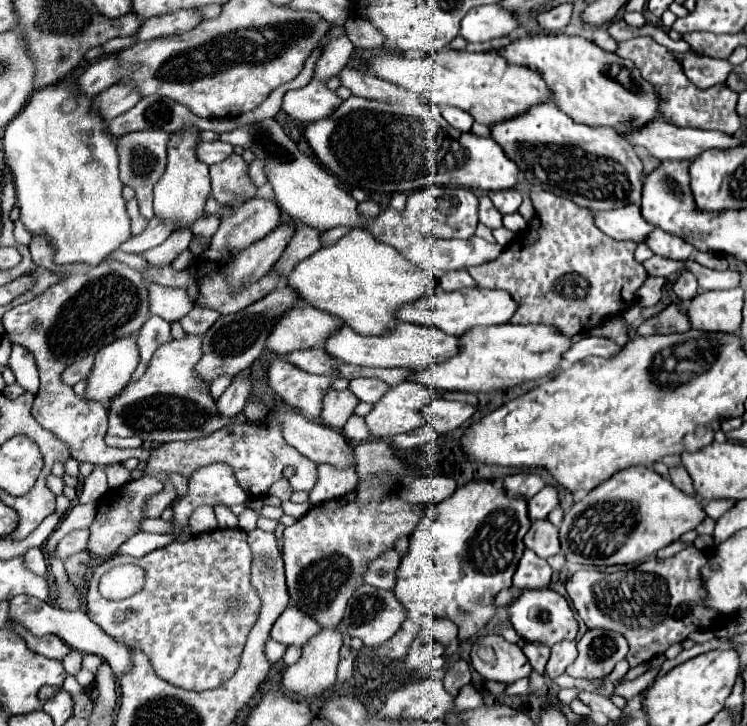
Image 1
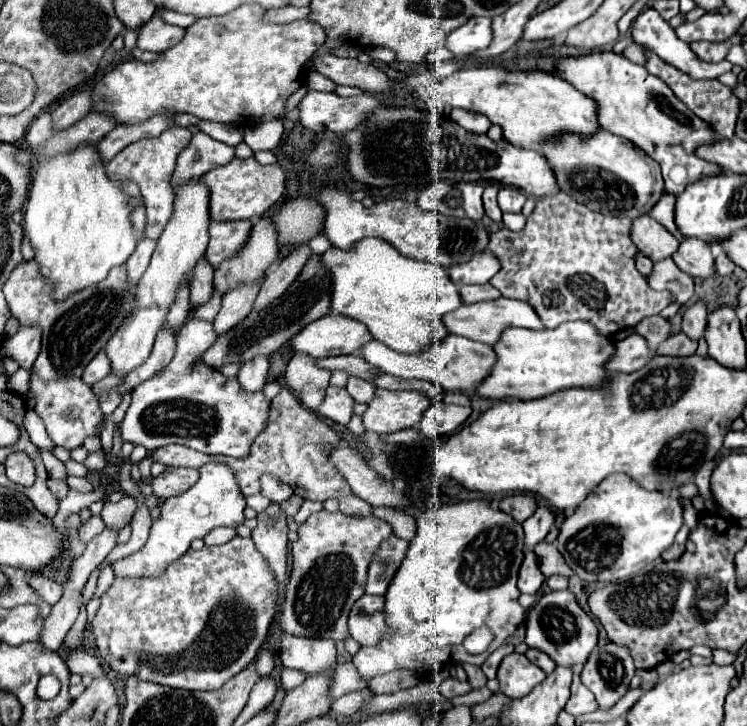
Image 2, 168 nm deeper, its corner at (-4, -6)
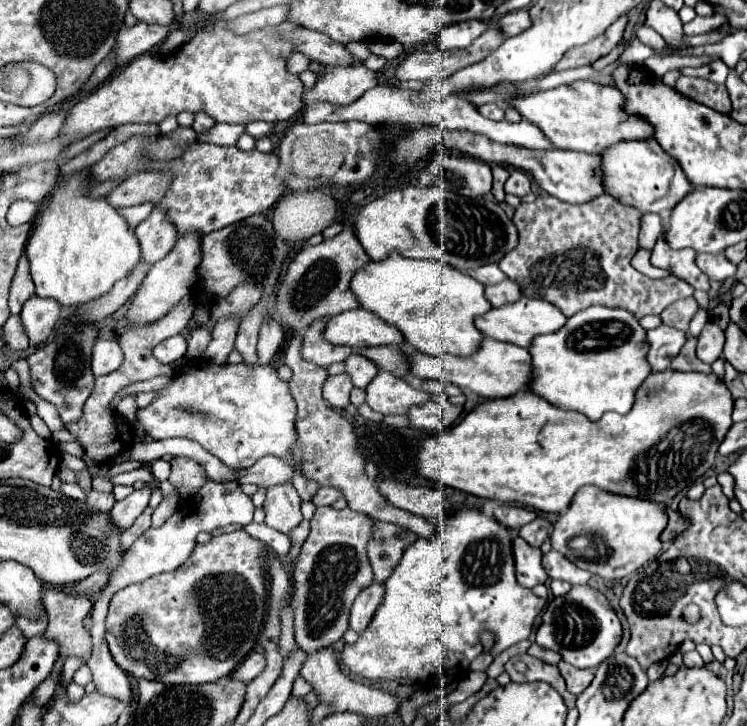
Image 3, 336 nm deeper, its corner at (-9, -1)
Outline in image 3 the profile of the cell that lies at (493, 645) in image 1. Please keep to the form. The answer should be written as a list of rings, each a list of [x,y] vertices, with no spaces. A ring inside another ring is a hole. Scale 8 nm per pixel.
[[[519,654],[505,664],[505,672],[513,682],[547,682],[565,696],[569,708],[575,706],[575,696],[565,690],[565,680],[561,678],[557,666],[545,664],[537,658],[531,658],[529,654]]]

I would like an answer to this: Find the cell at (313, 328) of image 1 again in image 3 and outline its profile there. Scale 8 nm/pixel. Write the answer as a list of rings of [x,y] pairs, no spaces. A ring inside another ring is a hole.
[[[355,308],[347,310],[339,316],[327,320],[323,336],[333,346],[351,346],[351,348],[367,348],[367,346],[383,346],[383,344],[399,344],[403,336],[393,326],[387,326],[371,314],[369,310]]]

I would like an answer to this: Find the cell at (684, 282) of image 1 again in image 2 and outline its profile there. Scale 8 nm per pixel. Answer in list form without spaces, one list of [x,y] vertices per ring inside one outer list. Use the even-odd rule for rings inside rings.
[[[698,301],[696,305],[692,305],[690,309],[686,309],[682,313],[682,331],[692,339],[692,341],[700,341],[704,337],[706,331],[706,305],[702,301]]]

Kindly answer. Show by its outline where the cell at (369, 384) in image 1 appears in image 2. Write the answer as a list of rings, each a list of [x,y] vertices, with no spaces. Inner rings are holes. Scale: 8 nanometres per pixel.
[[[350,377],[346,389],[352,395],[352,399],[358,401],[358,403],[368,403],[374,397],[374,391],[376,391],[376,387],[372,383],[358,379],[358,377]]]

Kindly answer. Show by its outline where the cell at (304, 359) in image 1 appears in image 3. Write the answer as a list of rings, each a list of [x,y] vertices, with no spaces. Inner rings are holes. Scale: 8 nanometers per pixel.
[[[377,346],[377,348],[363,348],[357,350],[357,354],[365,356],[367,360],[375,362],[375,366],[379,370],[391,372],[399,378],[403,378],[405,374],[409,374],[409,364],[405,362],[403,354],[399,354],[399,350],[395,350],[393,346]]]

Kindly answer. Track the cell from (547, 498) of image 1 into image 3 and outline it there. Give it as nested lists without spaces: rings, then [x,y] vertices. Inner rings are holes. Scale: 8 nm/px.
[[[537,516],[533,522],[525,524],[521,530],[519,530],[519,536],[523,540],[527,540],[531,546],[541,546],[541,542],[549,536],[549,530],[551,530],[551,522],[543,516]]]

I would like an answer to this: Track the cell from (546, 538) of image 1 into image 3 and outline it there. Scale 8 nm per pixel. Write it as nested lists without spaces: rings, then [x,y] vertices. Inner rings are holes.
[[[549,550],[543,556],[543,568],[549,574],[549,578],[559,578],[559,580],[567,580],[571,584],[587,584],[587,580],[591,578],[589,572],[577,568],[573,562],[569,562],[561,552],[557,550]]]

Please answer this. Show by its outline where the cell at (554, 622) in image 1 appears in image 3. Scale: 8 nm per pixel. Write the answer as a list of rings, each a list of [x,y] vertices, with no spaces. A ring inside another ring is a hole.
[[[573,586],[565,596],[547,602],[535,642],[563,656],[565,662],[577,668],[595,668],[603,658],[609,658],[621,640],[621,622],[607,598],[589,586]]]

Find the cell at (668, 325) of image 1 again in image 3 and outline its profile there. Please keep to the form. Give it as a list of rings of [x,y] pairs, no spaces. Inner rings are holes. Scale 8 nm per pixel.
[[[689,334],[687,340],[685,340],[685,346],[681,348],[679,356],[673,358],[671,366],[673,366],[675,370],[683,370],[683,372],[707,372],[707,374],[709,374],[709,372],[711,372],[711,366],[699,362],[697,356],[695,356],[695,342],[697,342],[697,340]]]

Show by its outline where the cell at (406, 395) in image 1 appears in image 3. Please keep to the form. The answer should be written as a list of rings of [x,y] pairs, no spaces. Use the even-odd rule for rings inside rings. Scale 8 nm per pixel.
[[[379,372],[367,386],[369,408],[383,416],[407,414],[411,406],[423,404],[427,400],[429,400],[427,392],[411,388],[405,380],[387,372]]]

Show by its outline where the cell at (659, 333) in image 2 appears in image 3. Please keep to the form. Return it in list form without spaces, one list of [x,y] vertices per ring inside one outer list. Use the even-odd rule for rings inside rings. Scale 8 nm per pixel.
[[[685,298],[685,300],[677,300],[673,302],[663,314],[661,314],[661,322],[665,326],[673,326],[677,330],[687,332],[689,330],[689,320],[693,318],[693,314],[697,312],[699,304],[695,298]]]

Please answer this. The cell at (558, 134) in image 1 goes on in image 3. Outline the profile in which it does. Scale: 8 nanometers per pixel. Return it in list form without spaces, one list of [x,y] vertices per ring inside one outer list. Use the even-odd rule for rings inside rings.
[[[629,140],[629,142],[617,142],[603,150],[599,154],[601,164],[599,170],[603,172],[603,188],[607,194],[611,194],[615,200],[619,200],[623,206],[633,206],[643,212],[659,212],[663,206],[651,206],[655,200],[669,194],[671,180],[675,176],[675,192],[671,192],[671,200],[679,202],[687,190],[691,190],[691,184],[679,170],[677,162],[669,158],[669,154],[663,152],[663,148],[653,140]]]

